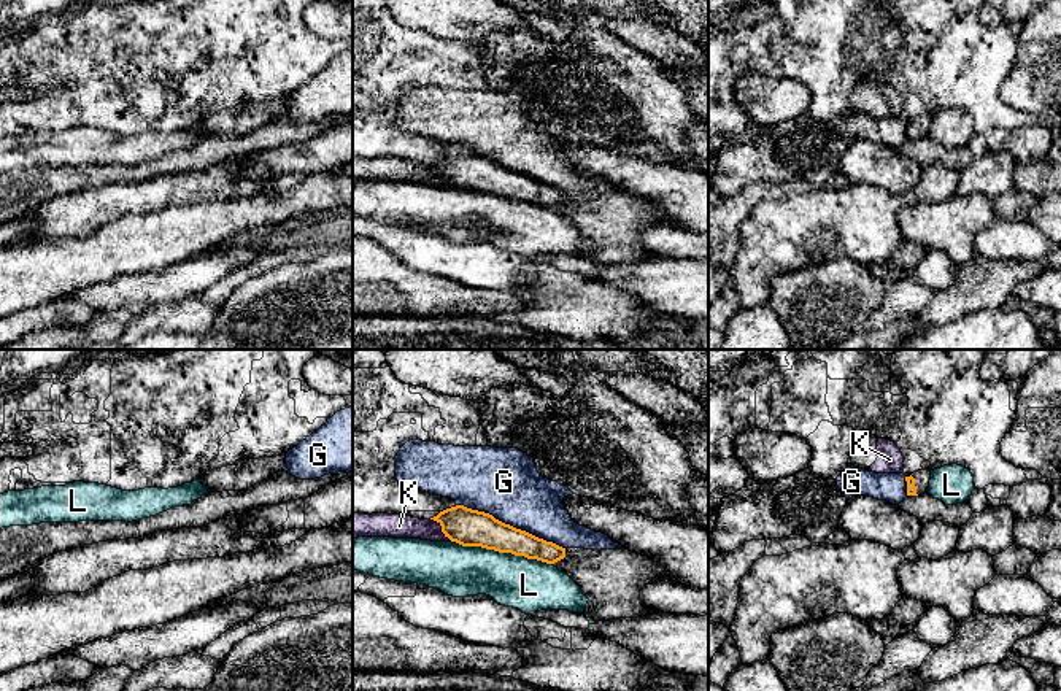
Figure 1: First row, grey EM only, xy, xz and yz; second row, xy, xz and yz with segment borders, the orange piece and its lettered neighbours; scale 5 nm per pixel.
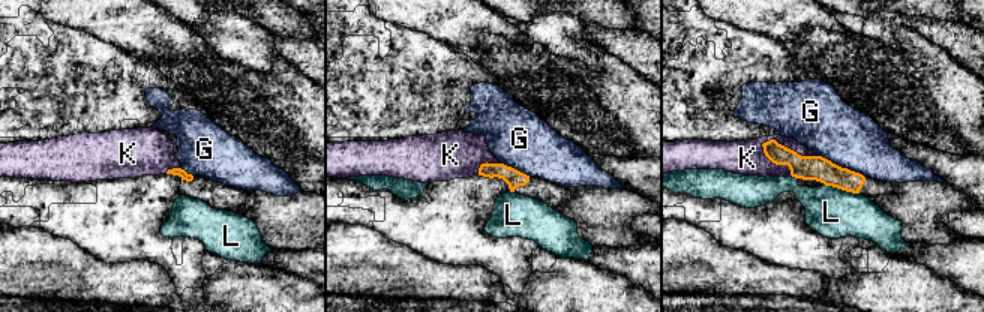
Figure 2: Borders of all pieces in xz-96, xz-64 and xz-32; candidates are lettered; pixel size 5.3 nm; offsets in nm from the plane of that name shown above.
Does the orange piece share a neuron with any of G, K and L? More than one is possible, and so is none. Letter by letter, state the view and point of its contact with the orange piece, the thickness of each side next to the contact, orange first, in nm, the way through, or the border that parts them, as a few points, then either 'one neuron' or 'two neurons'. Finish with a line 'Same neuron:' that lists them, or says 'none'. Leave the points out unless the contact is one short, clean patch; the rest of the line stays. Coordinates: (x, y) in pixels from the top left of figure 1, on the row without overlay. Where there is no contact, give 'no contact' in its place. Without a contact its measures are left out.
G: xz (507, 169) | 190/360 nm | two neurons
K: xz (442, 173) | 190/130 nm | two neurons
L: xz (502, 196) | 190/260 nm | two neurons
Same neuron: none

